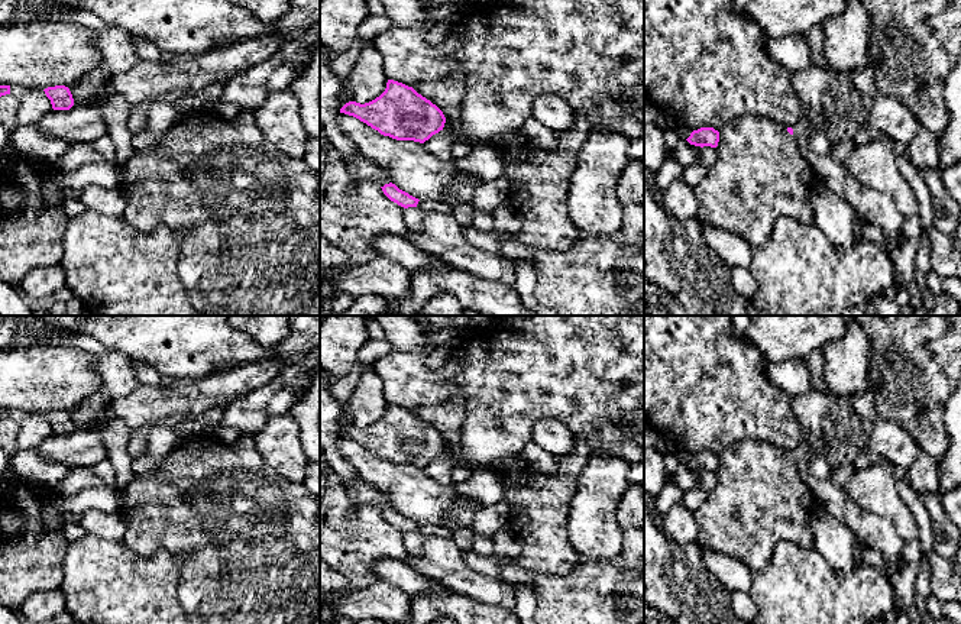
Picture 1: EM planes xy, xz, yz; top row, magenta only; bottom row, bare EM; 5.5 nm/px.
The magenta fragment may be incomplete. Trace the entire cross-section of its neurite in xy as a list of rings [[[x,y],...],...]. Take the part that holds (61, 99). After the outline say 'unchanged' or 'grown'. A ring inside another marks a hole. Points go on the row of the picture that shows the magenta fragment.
[[[55,85],[43,90],[51,100],[54,110],[69,110],[74,106],[74,98],[68,87]]]; unchanged

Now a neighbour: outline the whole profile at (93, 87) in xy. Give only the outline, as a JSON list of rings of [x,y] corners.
[[[104,67],[94,68],[84,75],[80,83],[69,87],[69,91],[72,94],[74,104],[98,103],[103,110],[107,135],[116,146],[114,164],[120,166],[127,162],[133,153],[132,135],[127,129],[130,104],[122,96],[107,94],[107,81],[110,75],[111,74]]]

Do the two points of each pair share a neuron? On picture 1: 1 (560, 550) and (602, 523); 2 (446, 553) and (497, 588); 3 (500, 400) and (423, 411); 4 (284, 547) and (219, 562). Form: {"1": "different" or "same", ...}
{"1": "different", "2": "same", "3": "different", "4": "same"}

